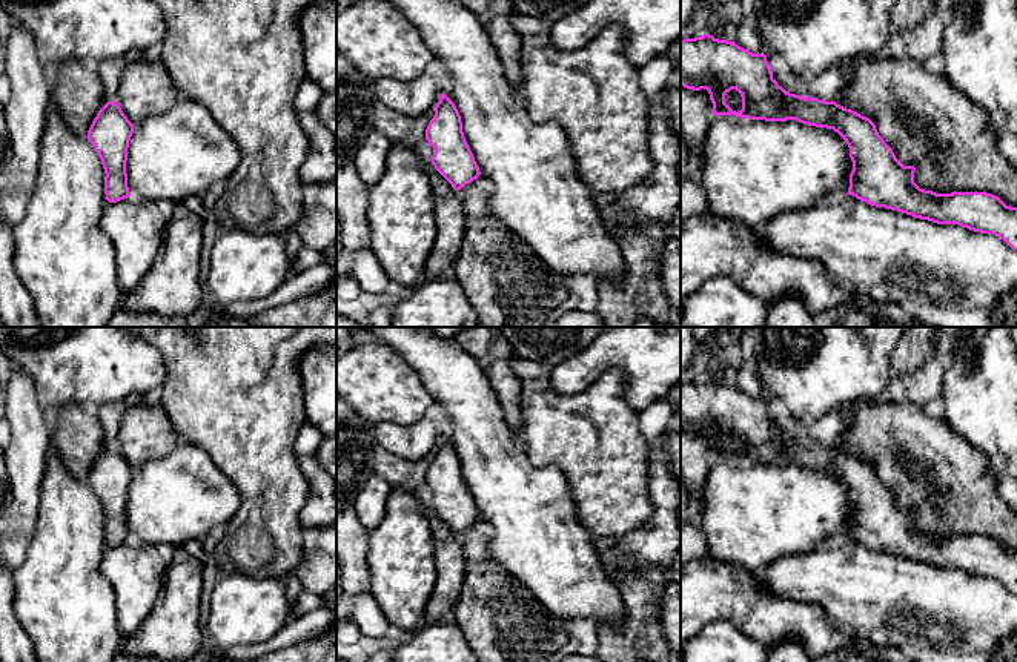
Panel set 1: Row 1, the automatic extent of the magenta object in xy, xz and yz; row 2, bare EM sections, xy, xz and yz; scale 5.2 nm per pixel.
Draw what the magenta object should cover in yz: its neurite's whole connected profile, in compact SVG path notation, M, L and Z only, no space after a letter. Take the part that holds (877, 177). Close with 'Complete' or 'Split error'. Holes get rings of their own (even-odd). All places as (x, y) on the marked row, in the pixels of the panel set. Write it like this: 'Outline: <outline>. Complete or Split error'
Outline: M710 34L681 40L681 84L687 89L707 89L714 115L736 115L750 120L787 121L827 127L837 132L850 147L853 170L850 174L848 195L871 206L897 210L914 218L937 224L959 224L974 232L992 233L1017 250L1017 207L1006 206L999 197L986 192L936 194L920 189L914 183L914 166L903 166L893 149L879 135L876 124L836 101L800 97L787 92L773 78L767 55L753 54L734 41L719 40ZM736 89L742 97L742 109L733 111L725 95Z. Complete

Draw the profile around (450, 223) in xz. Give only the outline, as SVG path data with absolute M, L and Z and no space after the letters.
M432 163L427 164L427 175L435 198L436 241L426 263L424 280L435 280L455 267L462 250L467 221L458 190Z

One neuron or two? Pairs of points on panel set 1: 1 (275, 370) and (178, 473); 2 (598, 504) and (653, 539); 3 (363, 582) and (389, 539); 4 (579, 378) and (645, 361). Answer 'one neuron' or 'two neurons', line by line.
1: two neurons
2: two neurons
3: two neurons
4: one neuron

